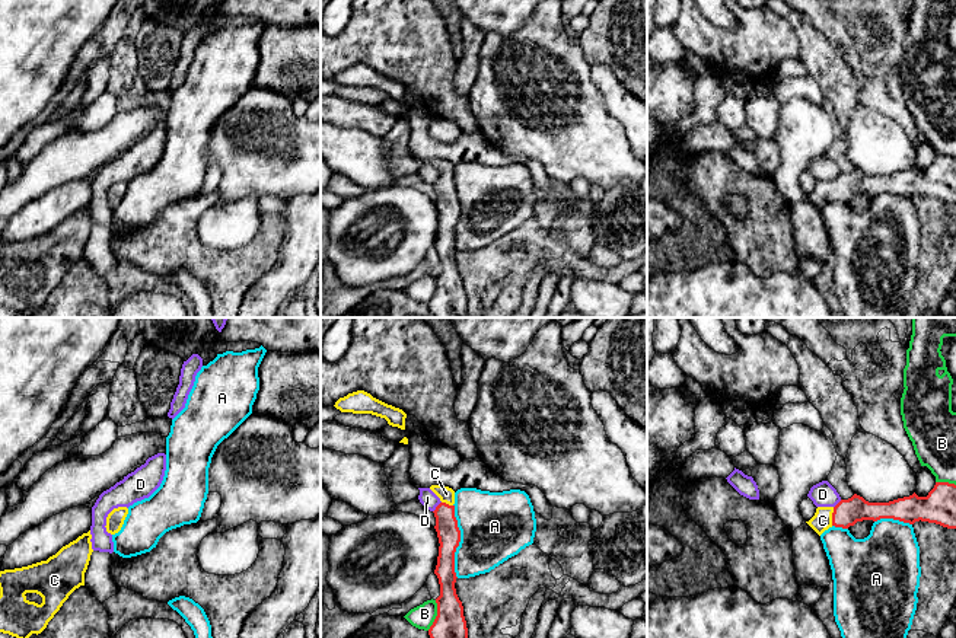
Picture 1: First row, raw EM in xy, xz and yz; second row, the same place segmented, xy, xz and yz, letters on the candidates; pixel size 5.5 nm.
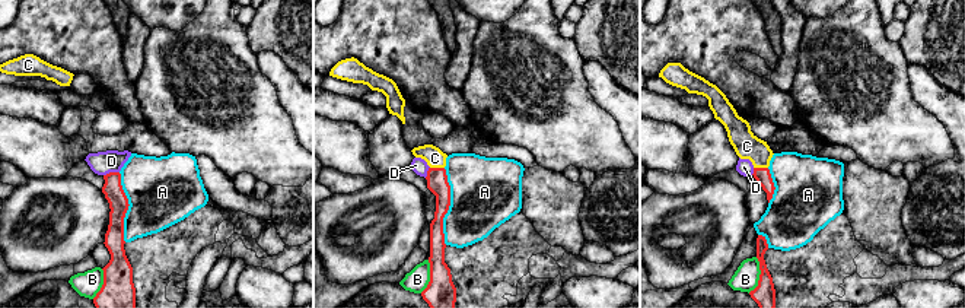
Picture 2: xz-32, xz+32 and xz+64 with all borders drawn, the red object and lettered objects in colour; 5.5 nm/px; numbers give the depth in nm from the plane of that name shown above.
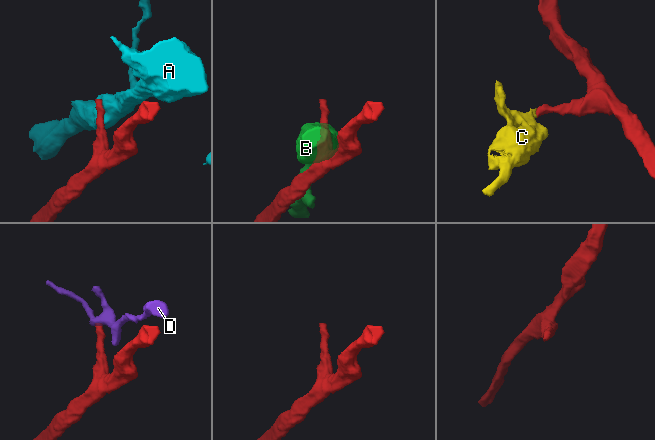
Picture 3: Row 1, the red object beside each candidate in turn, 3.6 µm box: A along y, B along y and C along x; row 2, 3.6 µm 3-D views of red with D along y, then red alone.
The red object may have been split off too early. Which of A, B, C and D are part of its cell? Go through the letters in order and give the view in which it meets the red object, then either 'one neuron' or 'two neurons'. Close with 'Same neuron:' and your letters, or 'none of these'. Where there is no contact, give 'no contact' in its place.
A: meets red in xz; two neurons
B: meets red in xz; two neurons
C: meets red in yz; one neuron
D: meets red in xz; two neurons
Same neuron: C

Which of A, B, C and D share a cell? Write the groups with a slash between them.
A / B / C / D

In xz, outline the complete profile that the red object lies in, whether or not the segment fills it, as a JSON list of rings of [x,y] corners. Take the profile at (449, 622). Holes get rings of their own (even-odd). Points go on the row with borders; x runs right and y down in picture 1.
[[[443,485],[430,489],[440,498],[436,507],[436,532],[439,537],[439,556],[434,574],[439,578],[440,596],[436,599],[437,616],[428,629],[430,638],[468,638],[463,606],[455,588],[455,552],[461,542],[461,530],[455,517],[455,491]]]

